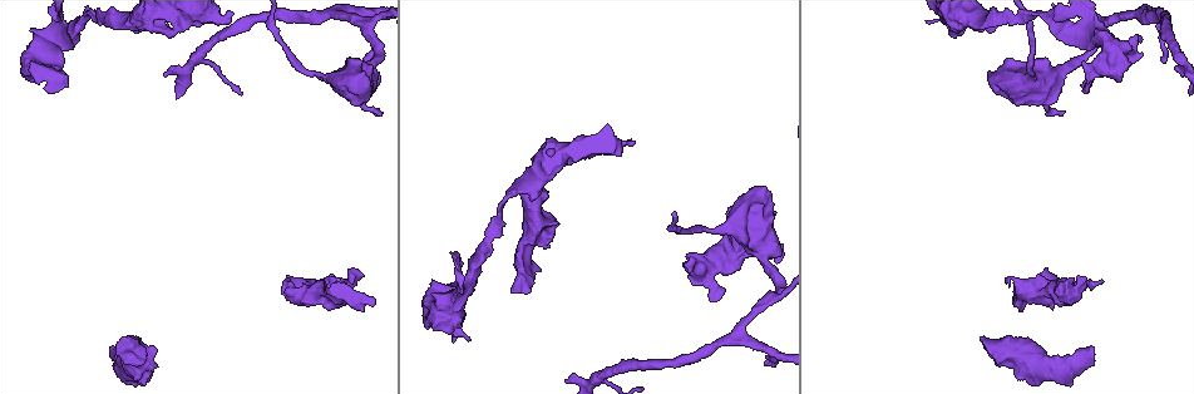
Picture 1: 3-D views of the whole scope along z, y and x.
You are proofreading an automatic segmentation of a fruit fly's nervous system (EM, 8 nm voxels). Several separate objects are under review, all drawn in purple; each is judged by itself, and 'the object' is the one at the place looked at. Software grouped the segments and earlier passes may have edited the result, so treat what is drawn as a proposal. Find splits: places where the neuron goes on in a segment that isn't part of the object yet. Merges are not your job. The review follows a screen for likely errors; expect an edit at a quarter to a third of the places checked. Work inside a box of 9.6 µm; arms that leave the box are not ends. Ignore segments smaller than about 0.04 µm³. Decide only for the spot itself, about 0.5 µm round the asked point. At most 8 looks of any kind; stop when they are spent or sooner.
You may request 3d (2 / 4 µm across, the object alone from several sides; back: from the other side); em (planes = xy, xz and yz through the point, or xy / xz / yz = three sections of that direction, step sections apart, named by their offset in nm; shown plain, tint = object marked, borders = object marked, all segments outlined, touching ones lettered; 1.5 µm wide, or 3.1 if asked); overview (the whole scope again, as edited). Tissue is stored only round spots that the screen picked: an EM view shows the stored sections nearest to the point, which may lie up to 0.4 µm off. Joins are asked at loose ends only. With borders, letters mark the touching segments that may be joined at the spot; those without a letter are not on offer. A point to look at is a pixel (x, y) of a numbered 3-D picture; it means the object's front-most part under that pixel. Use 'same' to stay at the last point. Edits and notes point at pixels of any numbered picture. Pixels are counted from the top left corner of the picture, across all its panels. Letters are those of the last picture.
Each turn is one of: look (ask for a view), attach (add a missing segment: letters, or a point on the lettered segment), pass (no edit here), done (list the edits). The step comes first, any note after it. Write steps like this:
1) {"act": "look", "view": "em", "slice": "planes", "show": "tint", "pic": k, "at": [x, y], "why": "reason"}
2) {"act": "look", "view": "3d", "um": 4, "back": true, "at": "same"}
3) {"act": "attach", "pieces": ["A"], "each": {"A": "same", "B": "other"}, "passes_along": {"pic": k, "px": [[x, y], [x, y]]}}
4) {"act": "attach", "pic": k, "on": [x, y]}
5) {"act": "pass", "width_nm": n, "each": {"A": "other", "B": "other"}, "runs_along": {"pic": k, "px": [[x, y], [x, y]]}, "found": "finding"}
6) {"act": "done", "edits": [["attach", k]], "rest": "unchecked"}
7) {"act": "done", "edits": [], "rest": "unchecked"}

{"act": "look", "view": "3d", "um": 2, "pic": 1, "at": [515, 291], "why": "free end"}

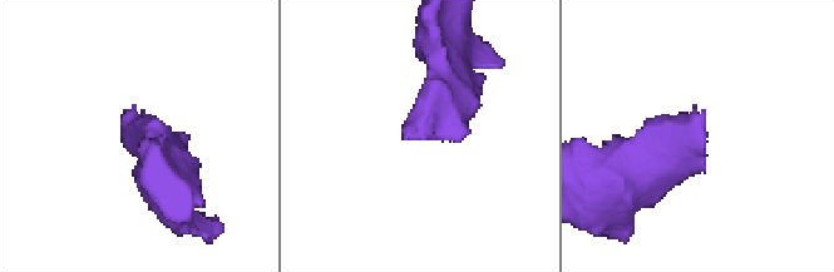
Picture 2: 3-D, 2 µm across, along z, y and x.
{"act": "look", "view": "em", "slice": "planes", "show": "tint", "pic": 2, "at": [705, 109], "why": "now the EM"}

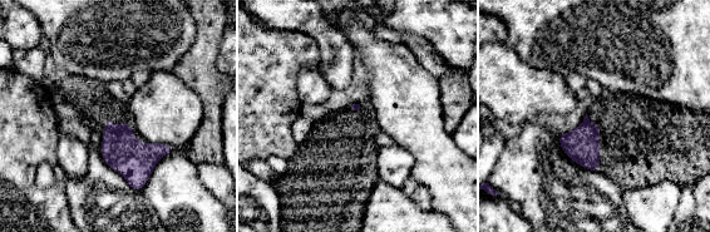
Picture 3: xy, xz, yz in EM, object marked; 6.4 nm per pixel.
{"act": "look", "view": "em", "slice": "planes", "show": "borders", "at": "same"}

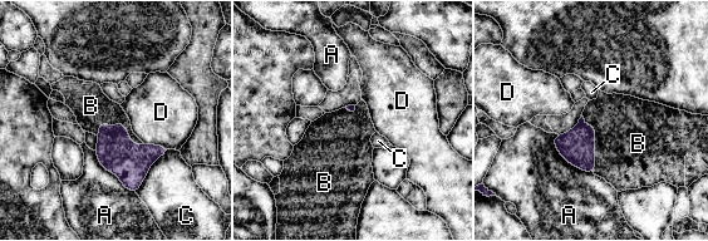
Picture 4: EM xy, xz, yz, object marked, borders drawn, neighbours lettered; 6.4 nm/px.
{"act": "attach", "pieces": ["B"], "each": {"A": "other", "B": "same", "C": "other", "D": "other"}, "found": "it goes on there"}

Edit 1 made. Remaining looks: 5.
{"act": "look", "view": "3d", "um": 2, "pic": 1, "at": [338, 279], "why": "an open end"}

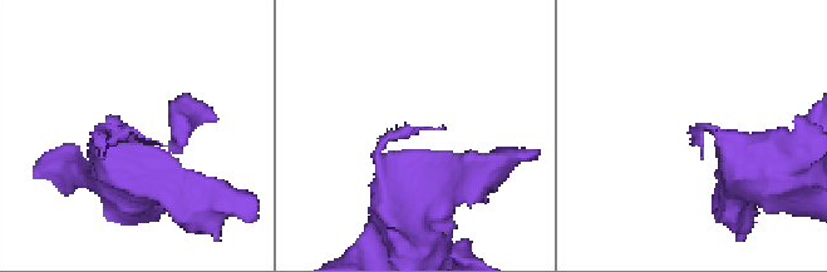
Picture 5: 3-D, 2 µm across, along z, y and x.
{"act": "look", "view": "em", "slice": "yz", "step": 4, "show": "tint", "pic": 5, "at": [130, 129], "why": "now the EM"}

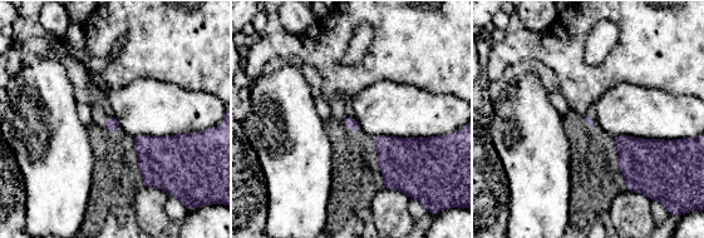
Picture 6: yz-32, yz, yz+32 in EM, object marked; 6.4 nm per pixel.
{"act": "look", "view": "em", "slice": "yz", "step": 4, "show": "borders", "at": "same"}

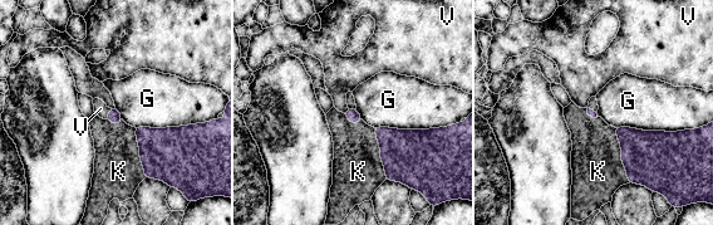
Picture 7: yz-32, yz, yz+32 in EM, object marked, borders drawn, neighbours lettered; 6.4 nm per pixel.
{"act": "attach", "pieces": ["K"], "each": {"G": "other", "K": "same", "V": "other"}, "passes_along": {"pic": 7, "px": [[659, 160], [621, 155], [598, 171]]}, "found": "it goes on there"}

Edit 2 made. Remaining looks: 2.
{"act": "look", "view": "em", "slice": "planes", "show": "borders", "pic": 1, "at": [468, 339], "why": "branch stops here"}

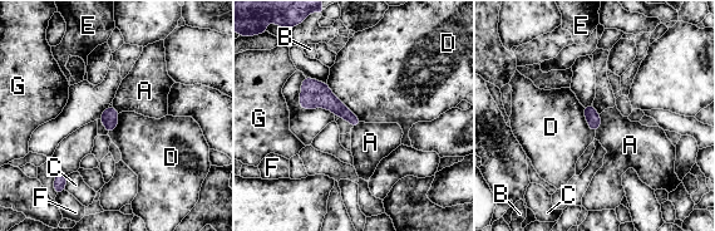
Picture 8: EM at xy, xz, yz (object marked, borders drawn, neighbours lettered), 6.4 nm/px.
{"act": "pass", "each": {"A": "other", "B": "other", "C": "other", "D": "other", "E": "other", "F": "other", "G": "other"}, "border": {"pic": 8, "px": [[326, 83], [330, 91], [361, 121]]}, "found": "none of them fits"}

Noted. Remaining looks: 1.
{"act": "done", "edits": [["attach", 4], ["attach", 7]], "rest": "unchecked"}

